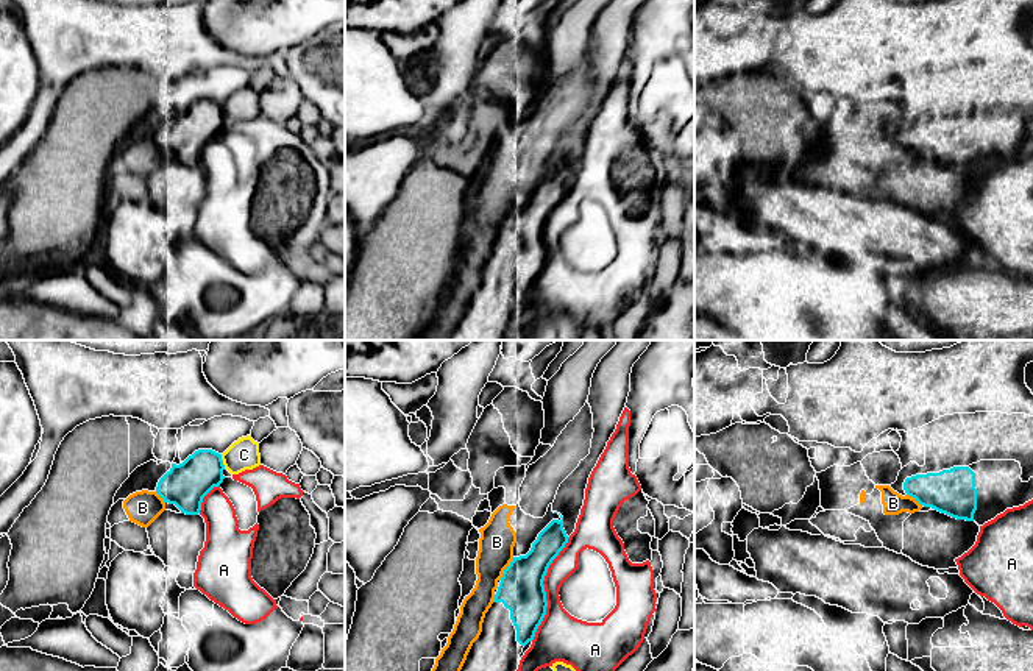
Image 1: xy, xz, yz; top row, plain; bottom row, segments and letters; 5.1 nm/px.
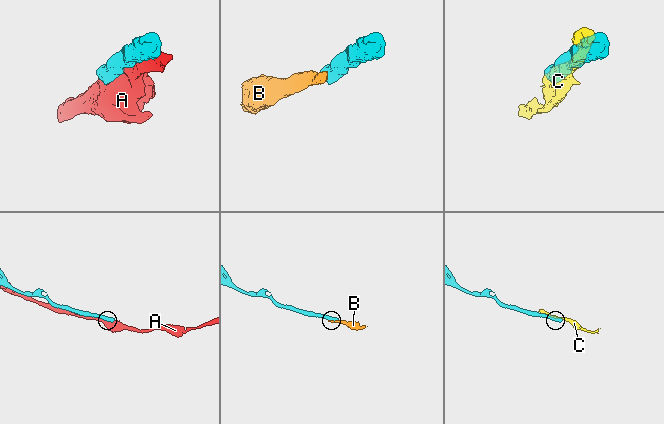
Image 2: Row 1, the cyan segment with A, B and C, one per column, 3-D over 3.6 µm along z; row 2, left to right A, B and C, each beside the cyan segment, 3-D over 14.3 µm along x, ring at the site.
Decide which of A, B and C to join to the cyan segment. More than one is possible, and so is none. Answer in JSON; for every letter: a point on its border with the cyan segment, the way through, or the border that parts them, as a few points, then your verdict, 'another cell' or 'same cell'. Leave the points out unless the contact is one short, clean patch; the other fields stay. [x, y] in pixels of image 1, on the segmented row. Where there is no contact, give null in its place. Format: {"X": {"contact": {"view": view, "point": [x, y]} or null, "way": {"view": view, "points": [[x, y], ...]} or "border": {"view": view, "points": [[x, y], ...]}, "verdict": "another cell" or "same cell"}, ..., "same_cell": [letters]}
{"A": {"contact": {"view": "xz", "point": [543, 589]}, "verdict": "another cell"}, "B": {"contact": {"view": "xz", "point": [506, 568]}, "verdict": "another cell"}, "C": {"contact": {"view": "xy", "point": [222, 461]}, "verdict": "another cell"}, "same_cell": []}

